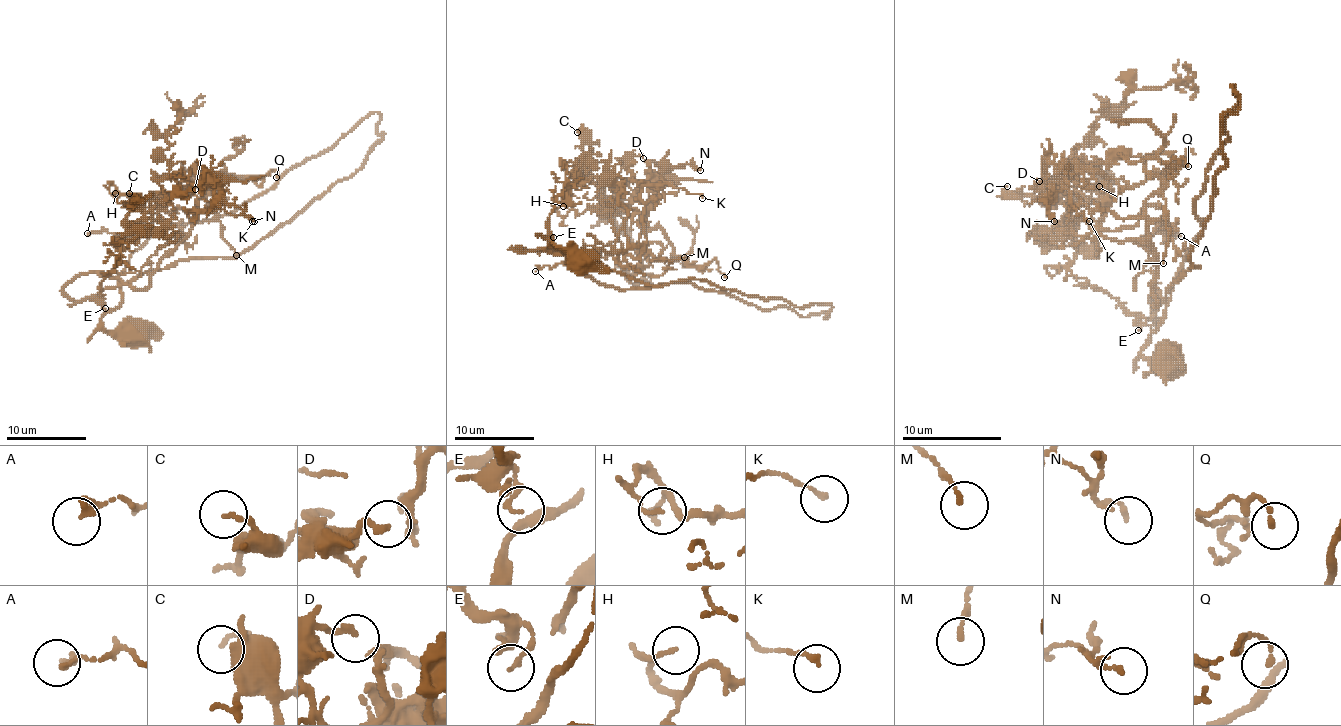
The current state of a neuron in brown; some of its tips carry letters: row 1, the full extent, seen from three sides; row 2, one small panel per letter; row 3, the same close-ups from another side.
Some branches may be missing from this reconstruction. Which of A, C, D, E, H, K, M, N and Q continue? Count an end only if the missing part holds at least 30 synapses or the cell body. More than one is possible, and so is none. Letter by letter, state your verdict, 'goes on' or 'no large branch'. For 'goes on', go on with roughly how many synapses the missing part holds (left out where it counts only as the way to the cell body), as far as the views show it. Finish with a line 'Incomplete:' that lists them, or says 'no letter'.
A: no large branch
C: no large branch
D: no large branch
E: no large branch
H: no large branch
K: no large branch
M: no large branch
N: no large branch
Q: no large branch
Incomplete: no letter

